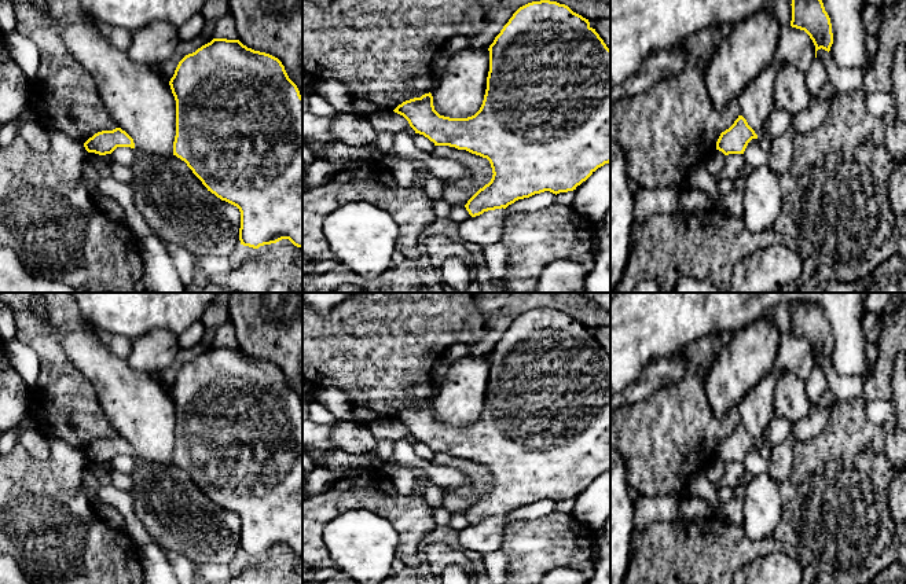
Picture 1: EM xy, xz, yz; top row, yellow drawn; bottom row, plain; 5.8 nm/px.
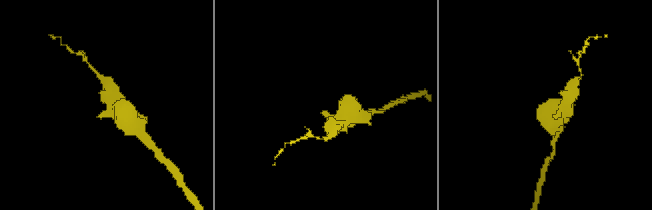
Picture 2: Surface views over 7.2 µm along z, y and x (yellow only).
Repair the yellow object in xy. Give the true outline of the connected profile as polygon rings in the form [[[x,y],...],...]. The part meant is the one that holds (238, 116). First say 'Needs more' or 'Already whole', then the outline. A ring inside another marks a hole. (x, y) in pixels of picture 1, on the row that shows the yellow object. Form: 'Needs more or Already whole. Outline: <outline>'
Already whole. Outline: [[[213,38],[179,62],[169,85],[176,100],[173,155],[187,164],[208,191],[239,209],[241,245],[258,249],[264,245],[289,239],[294,246],[302,249],[302,96],[297,85],[289,78],[282,62],[269,54],[247,48],[239,40]]]

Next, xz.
Already whole. Outline: [[[540,0],[532,1],[520,7],[500,33],[495,37],[488,48],[489,51],[489,71],[487,77],[487,89],[480,110],[467,118],[450,118],[440,115],[433,106],[432,93],[425,93],[421,98],[414,98],[399,104],[393,111],[403,115],[415,133],[423,135],[434,146],[450,146],[458,150],[466,150],[472,154],[487,158],[492,168],[492,179],[488,184],[480,188],[465,205],[472,217],[480,216],[484,212],[495,209],[506,209],[518,199],[529,198],[535,194],[550,191],[553,194],[568,192],[576,190],[586,181],[598,168],[610,162],[610,49],[606,47],[599,34],[590,26],[588,19],[573,12],[568,5],[557,1]]]

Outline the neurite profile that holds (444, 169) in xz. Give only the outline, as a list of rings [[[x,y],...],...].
[[[425,153],[421,158],[434,179],[441,183],[452,183],[465,180],[469,173],[465,165],[450,158],[437,158],[430,153]]]

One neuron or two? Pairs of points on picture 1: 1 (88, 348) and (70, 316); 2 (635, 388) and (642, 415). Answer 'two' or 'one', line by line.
1: two
2: two

